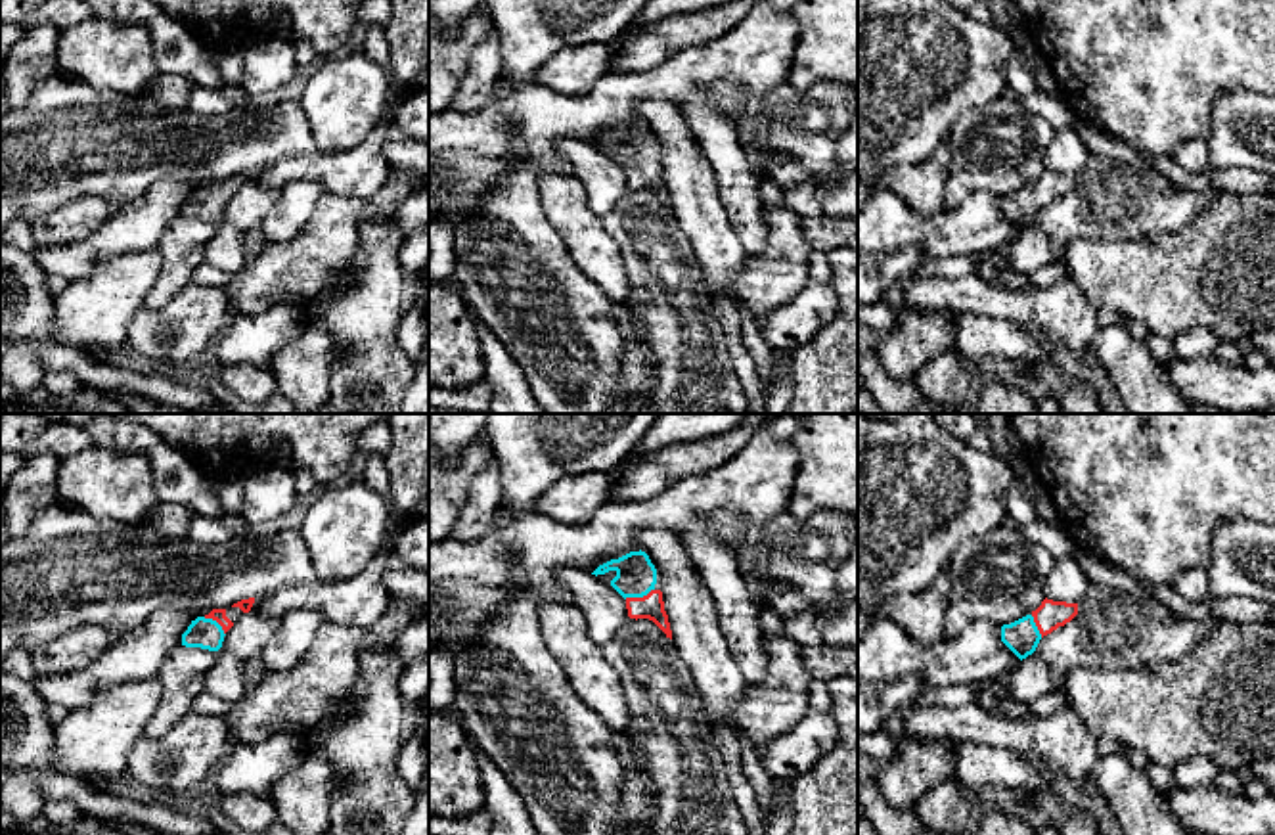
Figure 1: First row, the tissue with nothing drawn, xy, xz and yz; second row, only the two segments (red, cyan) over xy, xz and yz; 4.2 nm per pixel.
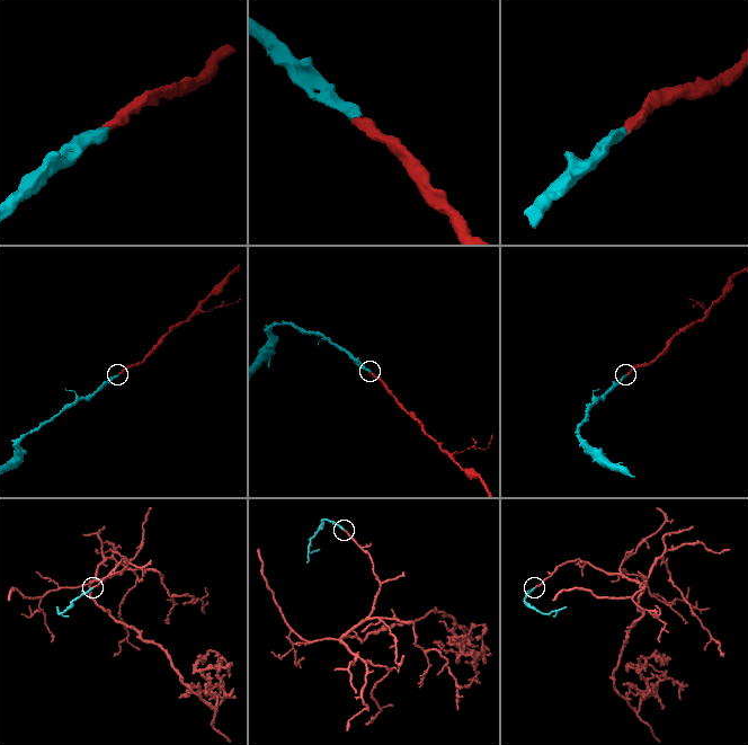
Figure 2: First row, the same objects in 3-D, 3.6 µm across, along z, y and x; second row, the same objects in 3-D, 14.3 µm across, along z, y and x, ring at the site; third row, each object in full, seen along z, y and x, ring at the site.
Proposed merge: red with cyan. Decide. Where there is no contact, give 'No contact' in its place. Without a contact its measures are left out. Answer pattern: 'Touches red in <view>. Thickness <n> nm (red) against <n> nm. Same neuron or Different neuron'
Touches red in xz. Thickness 110 nm (red) against 170 nm. Same neuron

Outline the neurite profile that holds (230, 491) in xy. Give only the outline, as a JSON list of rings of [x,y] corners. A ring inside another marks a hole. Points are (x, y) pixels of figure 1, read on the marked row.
[[[232,475],[214,486],[224,511],[243,515],[243,479],[243,475]]]

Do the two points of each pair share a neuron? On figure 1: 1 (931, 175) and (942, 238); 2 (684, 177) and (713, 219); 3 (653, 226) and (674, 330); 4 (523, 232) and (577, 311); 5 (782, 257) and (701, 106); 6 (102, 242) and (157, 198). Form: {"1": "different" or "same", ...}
{"1": "different", "2": "same", "3": "same", "4": "same", "5": "different", "6": "same"}

